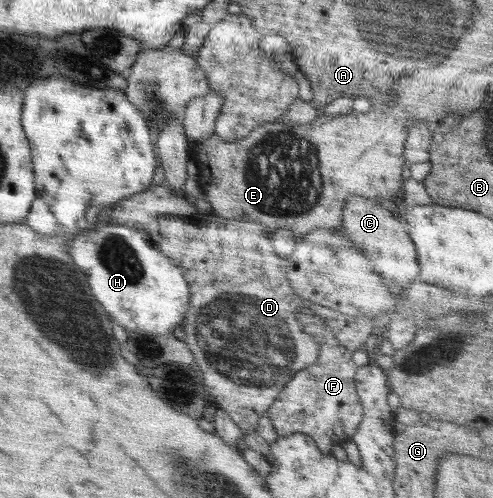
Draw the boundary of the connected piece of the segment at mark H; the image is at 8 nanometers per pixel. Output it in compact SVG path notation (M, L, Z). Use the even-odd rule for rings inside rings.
M113 217L113 219L116 219L116 223L100 224L100 226L96 227L96 229L91 231L89 234L78 234L70 239L70 244L68 244L68 253L70 253L72 261L85 274L87 274L91 292L94 297L98 299L98 303L104 307L104 311L110 315L110 319L112 319L114 323L118 323L118 325L120 325L120 327L124 327L126 331L140 330L154 335L173 334L174 329L176 329L176 327L180 327L180 325L182 325L182 321L184 321L184 317L186 317L186 311L188 311L189 301L191 298L191 288L193 286L189 285L189 283L184 279L183 268L176 265L176 261L174 261L174 259L165 256L158 248L157 244L150 242L148 235L143 228L129 224L120 224L120 220L116 217Z

